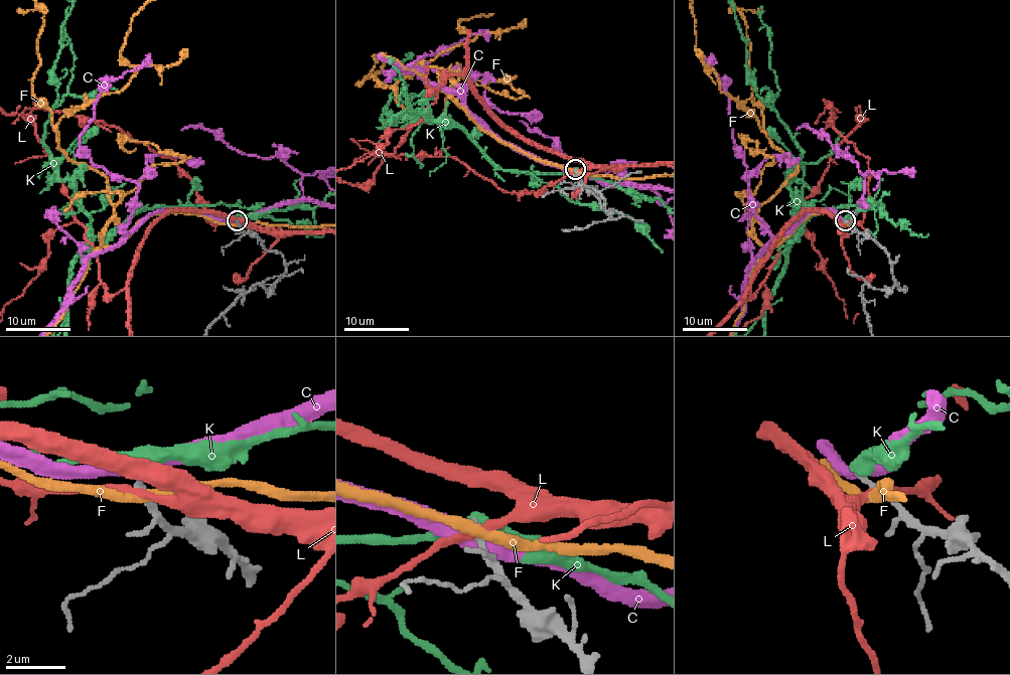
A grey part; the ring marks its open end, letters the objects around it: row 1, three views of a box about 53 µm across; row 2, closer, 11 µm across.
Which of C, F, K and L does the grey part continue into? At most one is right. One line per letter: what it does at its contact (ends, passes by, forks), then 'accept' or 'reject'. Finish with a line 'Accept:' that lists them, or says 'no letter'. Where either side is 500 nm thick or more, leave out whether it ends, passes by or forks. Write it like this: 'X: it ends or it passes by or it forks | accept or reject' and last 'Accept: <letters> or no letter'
C: it passes by | reject
F: it passes by | reject
K: it passes by | reject
L: it passes by | reject
Accept: no letter

